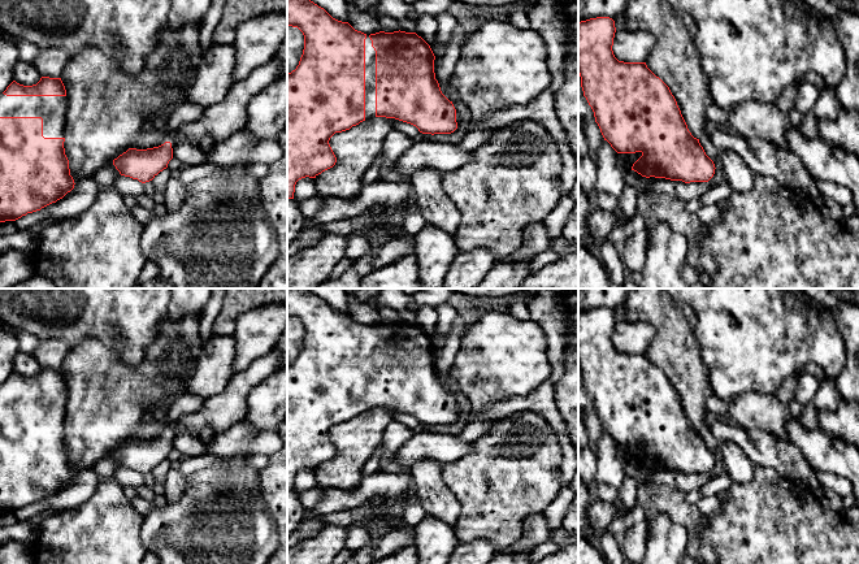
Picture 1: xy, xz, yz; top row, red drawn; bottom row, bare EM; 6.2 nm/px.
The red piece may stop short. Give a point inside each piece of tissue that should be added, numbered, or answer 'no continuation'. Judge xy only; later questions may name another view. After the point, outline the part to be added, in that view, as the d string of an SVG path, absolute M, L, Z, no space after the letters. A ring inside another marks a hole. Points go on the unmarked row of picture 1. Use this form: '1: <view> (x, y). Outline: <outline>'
1: xy (52, 400). Outline: M0 385L0 408L42 408L44 429L65 429L66 387L6 387Z

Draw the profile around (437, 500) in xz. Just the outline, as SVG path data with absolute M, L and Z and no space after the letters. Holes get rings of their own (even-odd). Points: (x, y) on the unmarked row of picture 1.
M417 460L408 470L416 485L416 496L425 513L447 522L454 529L461 512L456 496L444 486L441 477L441 463Z

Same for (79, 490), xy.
M94 469L79 472L62 490L42 499L40 508L55 511L73 509L90 499L96 490L97 476Z

